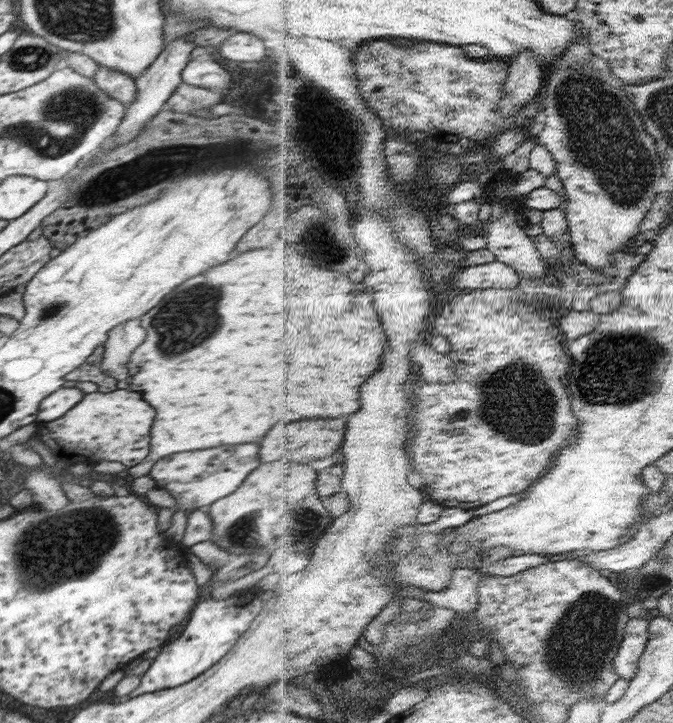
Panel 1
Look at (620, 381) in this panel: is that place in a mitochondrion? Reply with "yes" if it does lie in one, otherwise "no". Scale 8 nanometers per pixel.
yes

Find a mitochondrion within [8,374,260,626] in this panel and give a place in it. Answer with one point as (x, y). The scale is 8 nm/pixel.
(101, 532)

